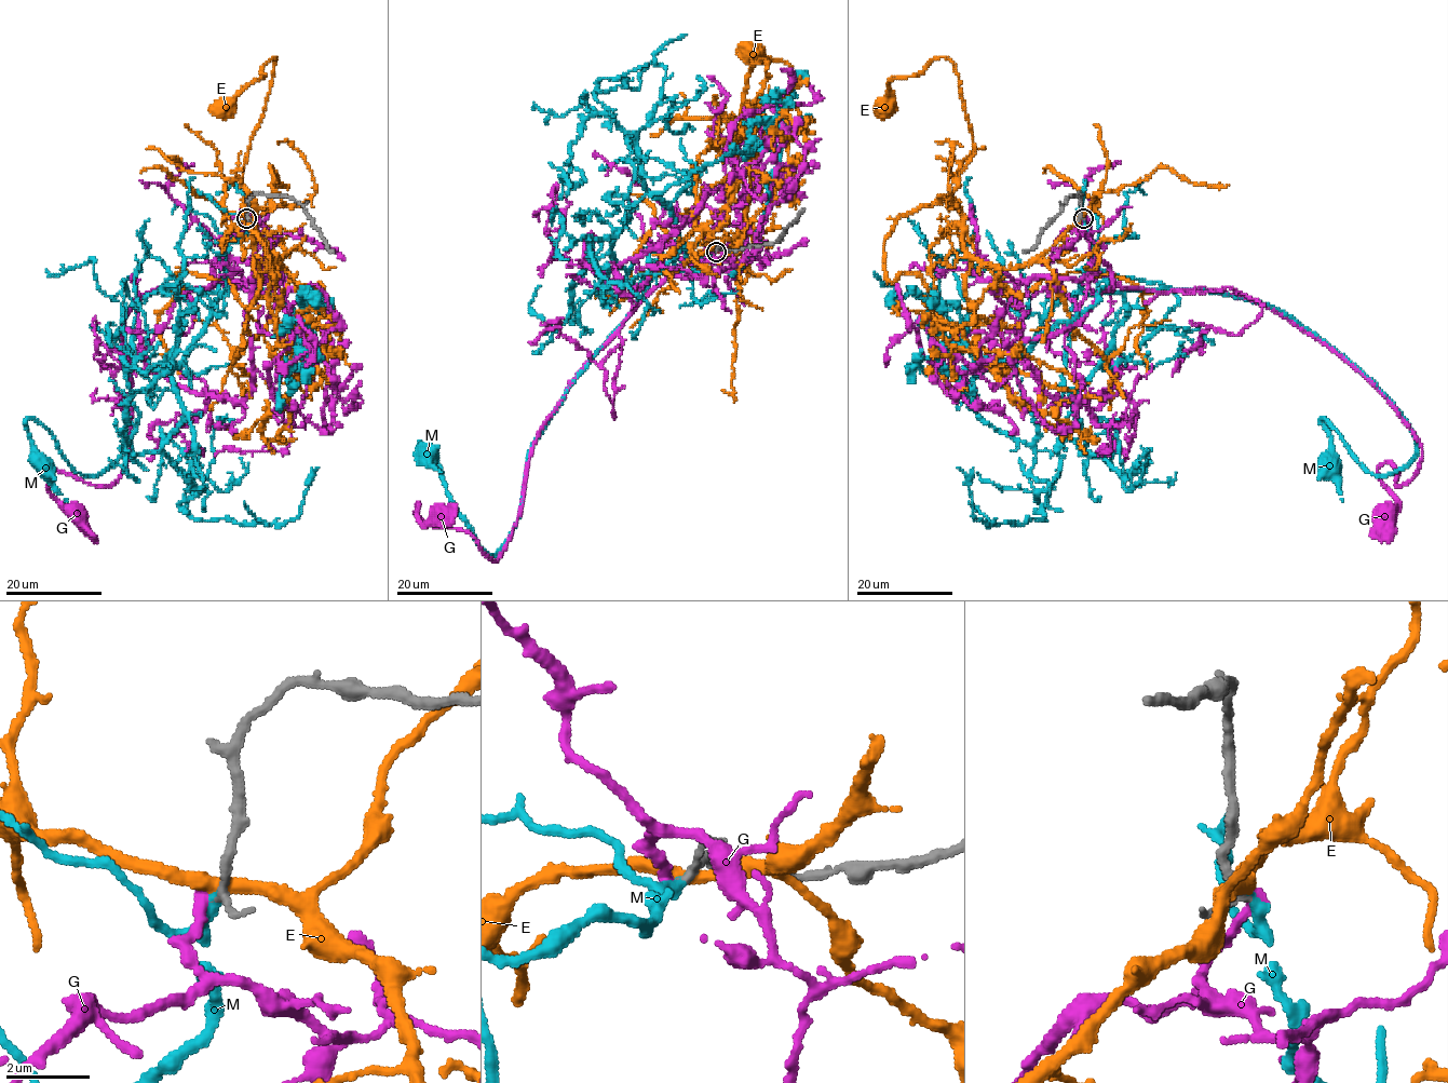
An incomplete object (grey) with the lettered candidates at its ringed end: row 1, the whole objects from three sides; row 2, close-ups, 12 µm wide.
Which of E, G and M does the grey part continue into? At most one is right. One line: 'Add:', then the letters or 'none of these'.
Add: M

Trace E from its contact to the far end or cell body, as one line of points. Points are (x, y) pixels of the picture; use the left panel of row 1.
E: (247, 218), (267, 230), (281, 269), (255, 228), (253, 197), (243, 183), (275, 58), (225, 108)

